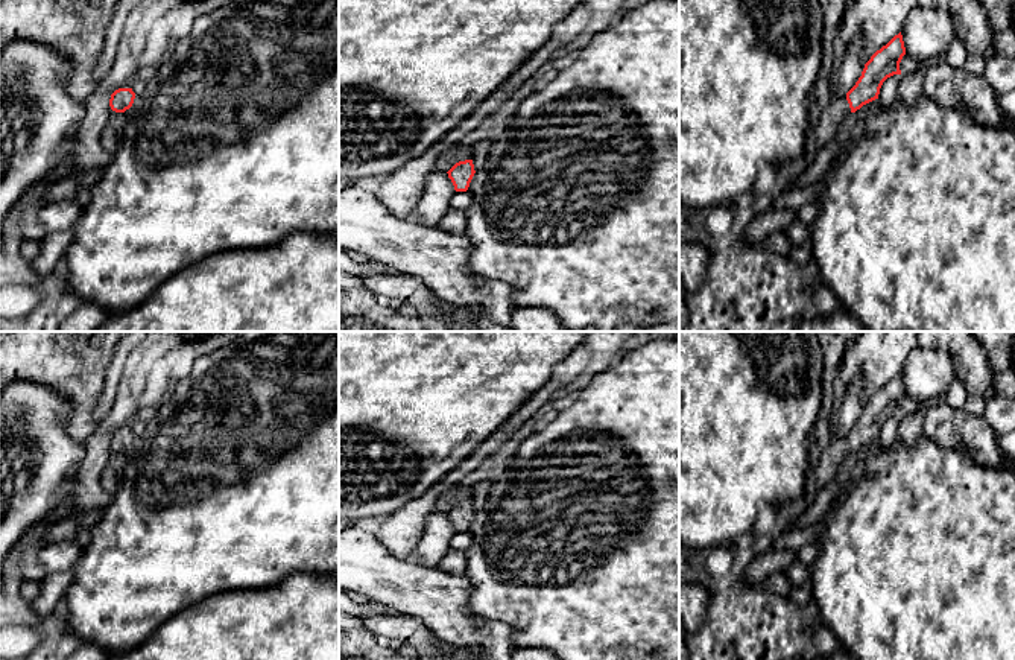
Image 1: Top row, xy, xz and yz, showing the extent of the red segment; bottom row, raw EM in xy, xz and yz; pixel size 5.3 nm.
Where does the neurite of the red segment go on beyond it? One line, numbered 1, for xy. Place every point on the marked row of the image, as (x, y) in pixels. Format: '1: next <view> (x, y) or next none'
1: next none

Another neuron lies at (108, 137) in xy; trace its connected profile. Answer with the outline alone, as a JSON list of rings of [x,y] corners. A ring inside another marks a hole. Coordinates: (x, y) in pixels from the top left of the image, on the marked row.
[[[108,125],[100,134],[100,143],[108,154],[114,154],[119,146],[117,131]]]

